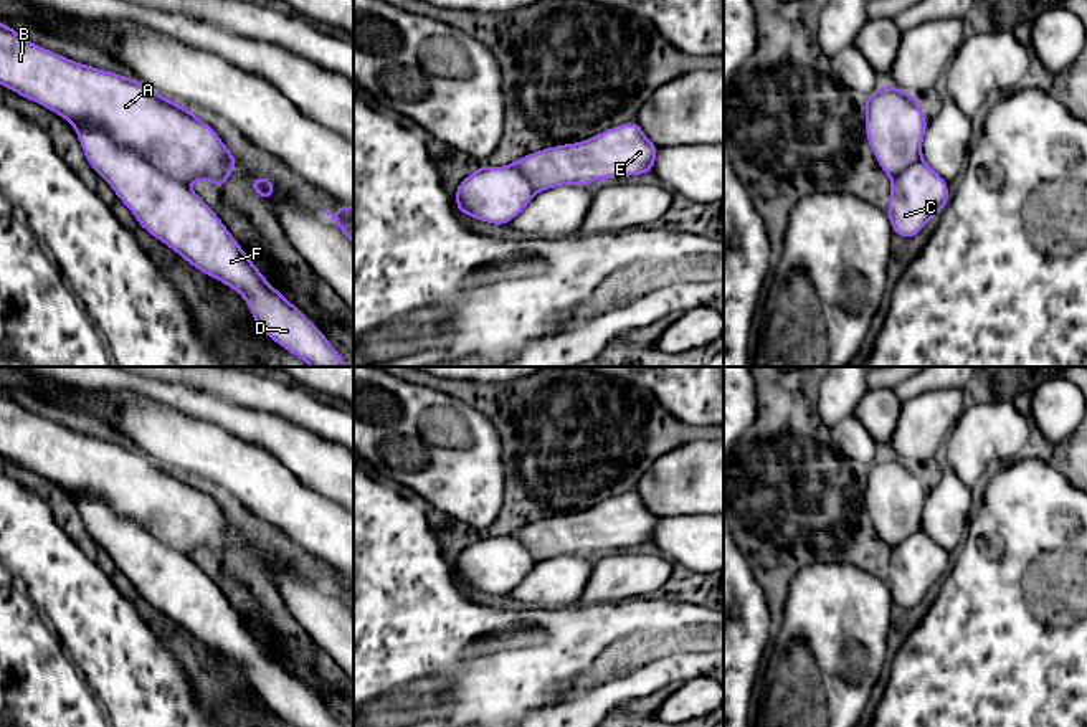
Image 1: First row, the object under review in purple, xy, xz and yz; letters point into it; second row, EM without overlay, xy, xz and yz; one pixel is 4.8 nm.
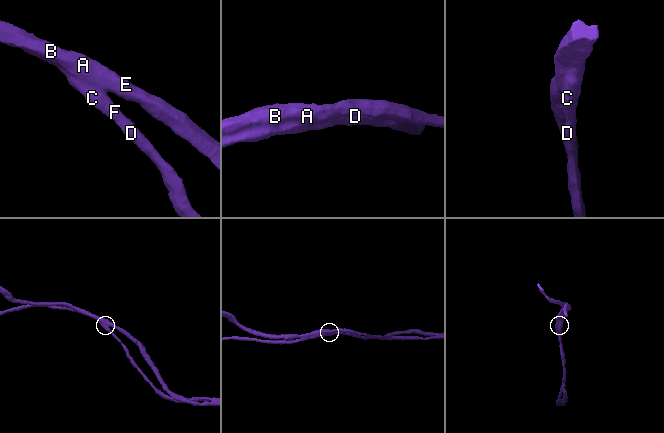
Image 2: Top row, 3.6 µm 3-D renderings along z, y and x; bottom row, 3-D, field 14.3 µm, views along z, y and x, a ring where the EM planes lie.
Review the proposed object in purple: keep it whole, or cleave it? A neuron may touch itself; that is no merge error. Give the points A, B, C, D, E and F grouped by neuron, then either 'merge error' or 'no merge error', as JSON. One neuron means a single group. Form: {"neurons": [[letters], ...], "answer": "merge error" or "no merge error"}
{"neurons": [["A", "B", "C", "D", "E", "F"]], "answer": "no merge error"}

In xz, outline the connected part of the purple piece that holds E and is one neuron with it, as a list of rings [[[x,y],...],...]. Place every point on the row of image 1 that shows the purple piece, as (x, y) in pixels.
[[[629,121],[586,140],[532,152],[510,165],[479,165],[459,182],[456,207],[484,223],[509,225],[540,190],[648,175],[659,150],[641,126]]]

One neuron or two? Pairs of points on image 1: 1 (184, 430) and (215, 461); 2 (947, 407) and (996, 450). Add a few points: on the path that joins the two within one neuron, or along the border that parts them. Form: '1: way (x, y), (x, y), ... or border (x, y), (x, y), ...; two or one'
1: way (192, 438), (207, 453); one
2: border (968, 400), (944, 445); two

